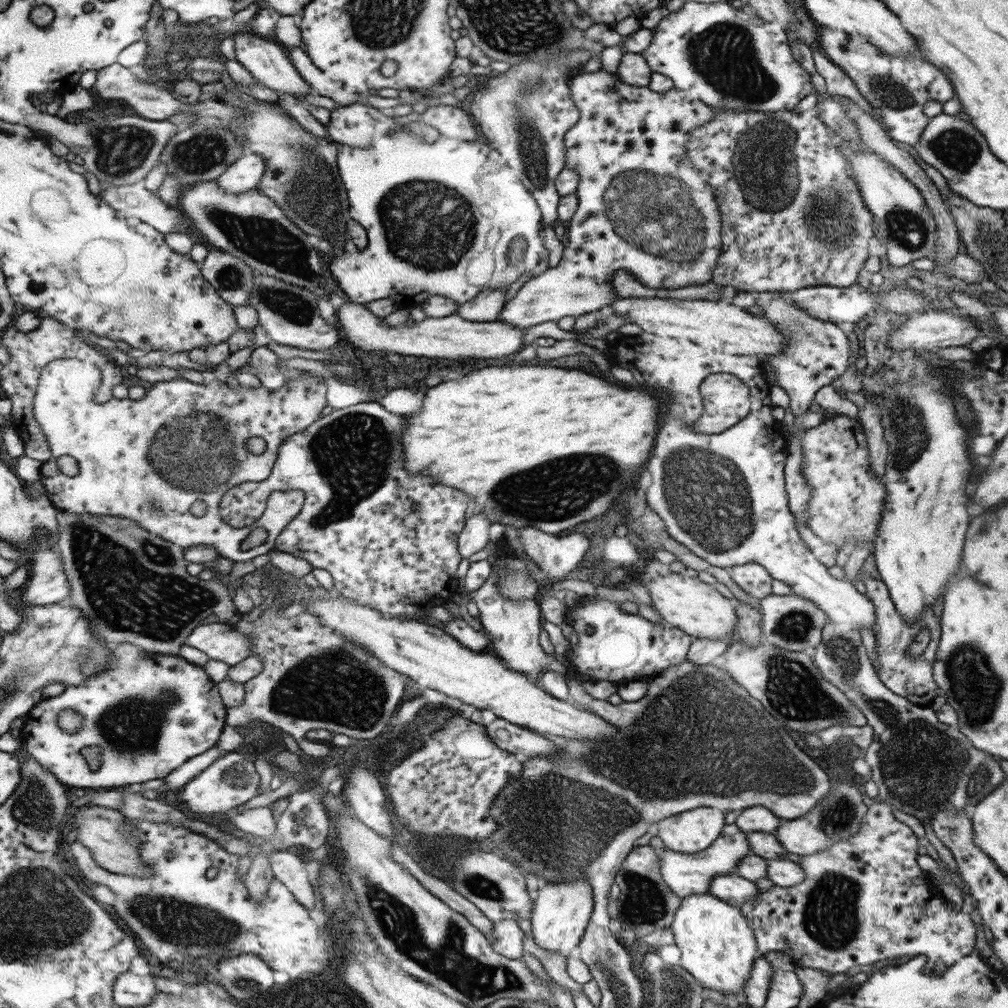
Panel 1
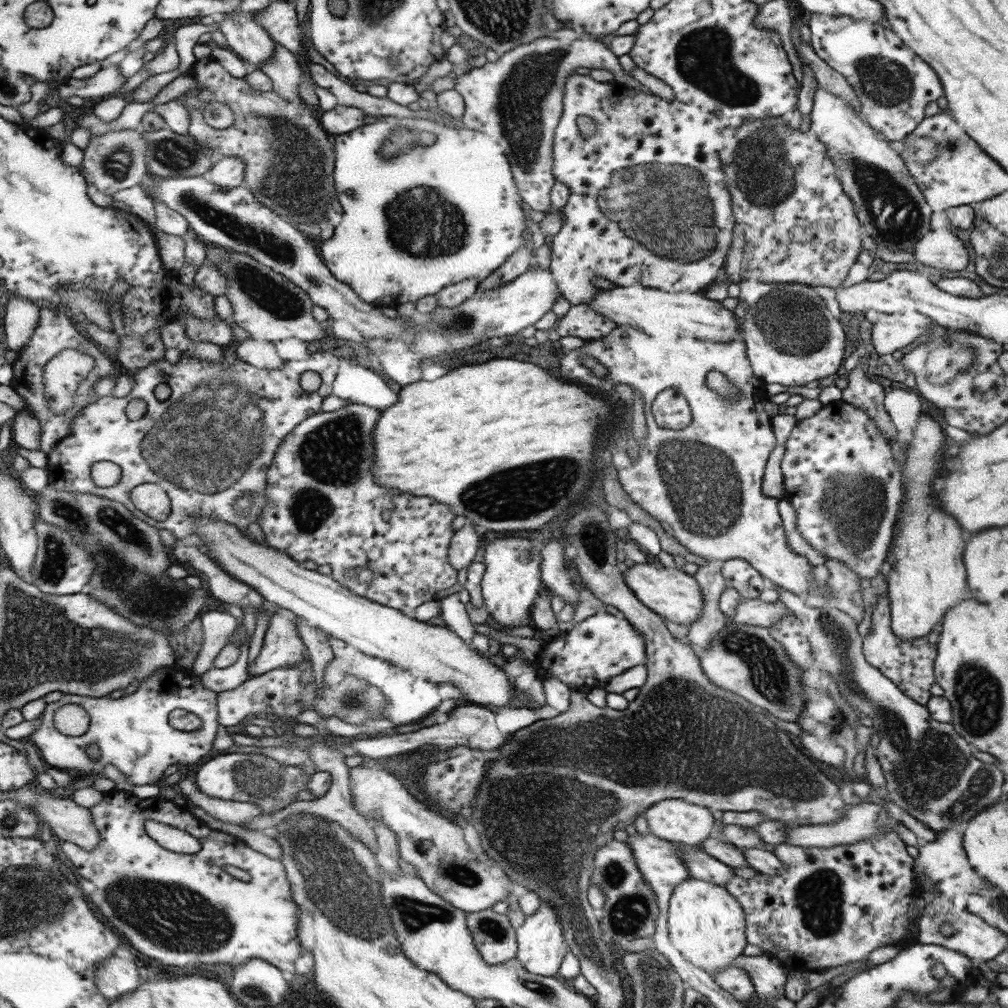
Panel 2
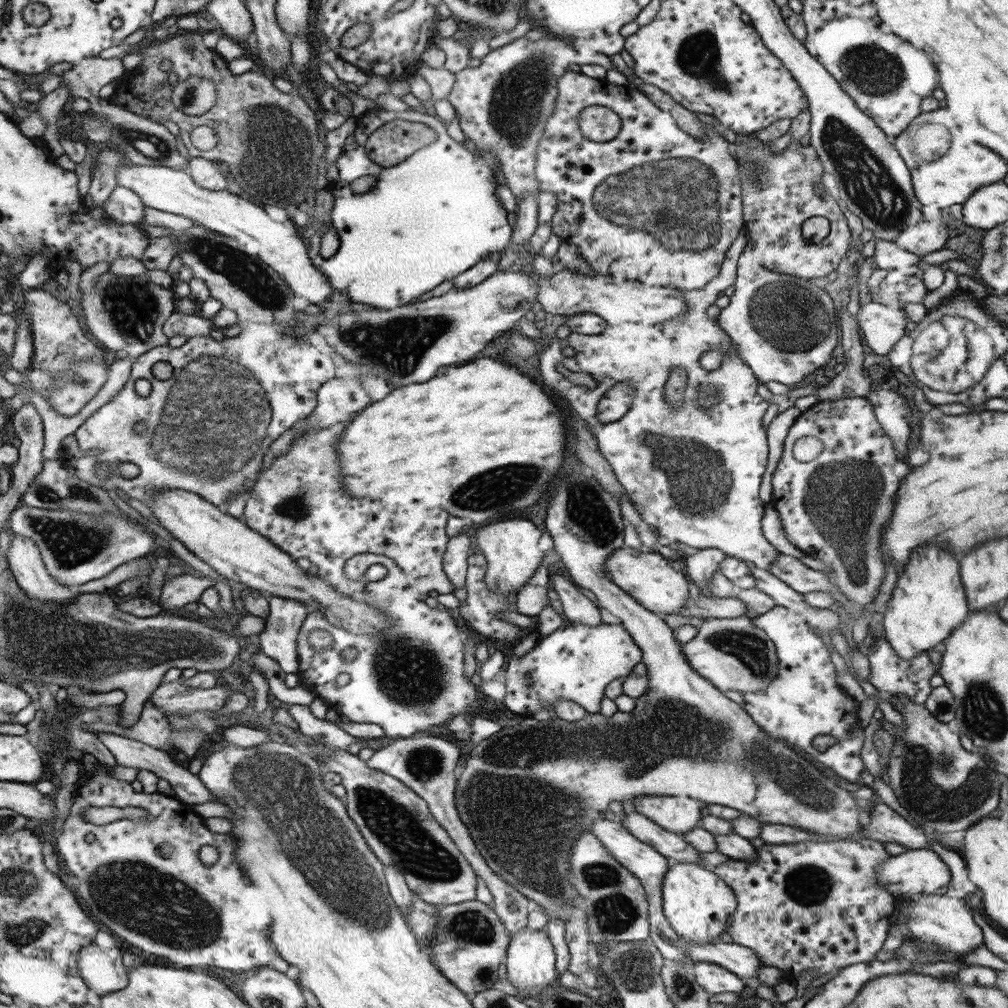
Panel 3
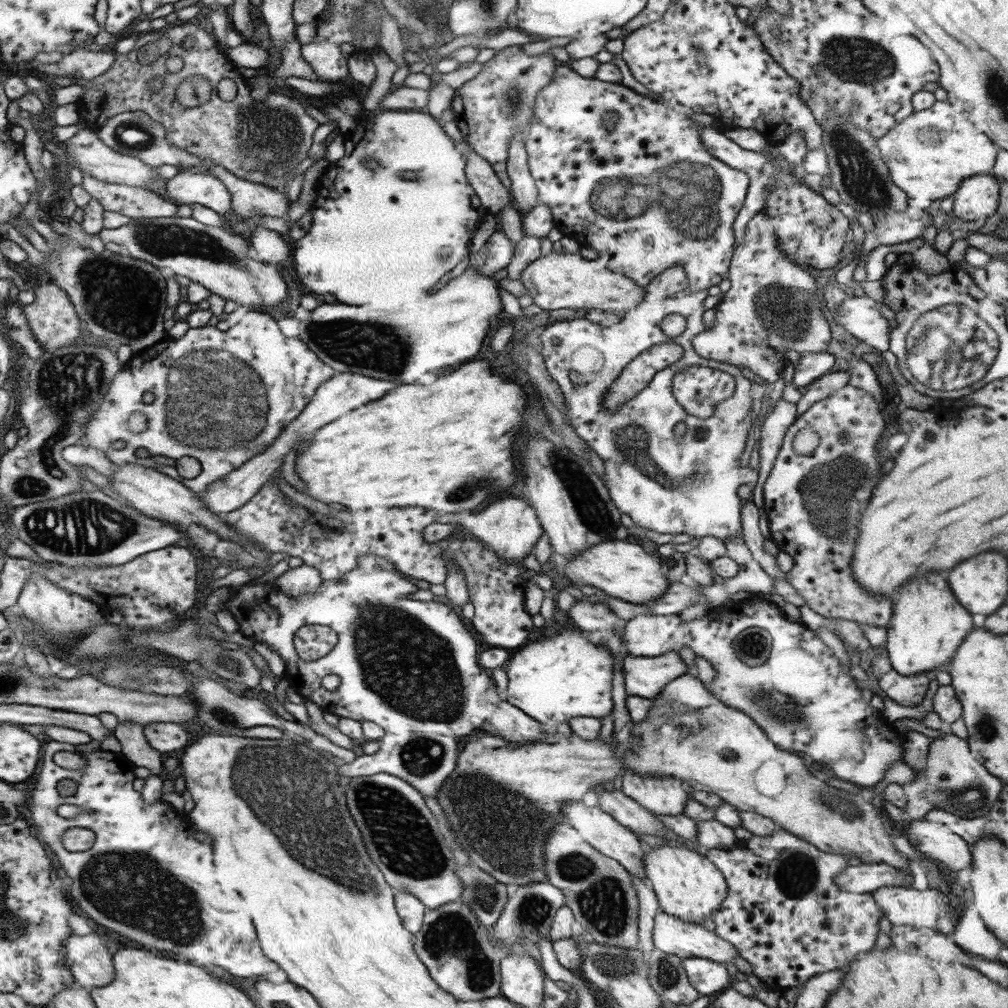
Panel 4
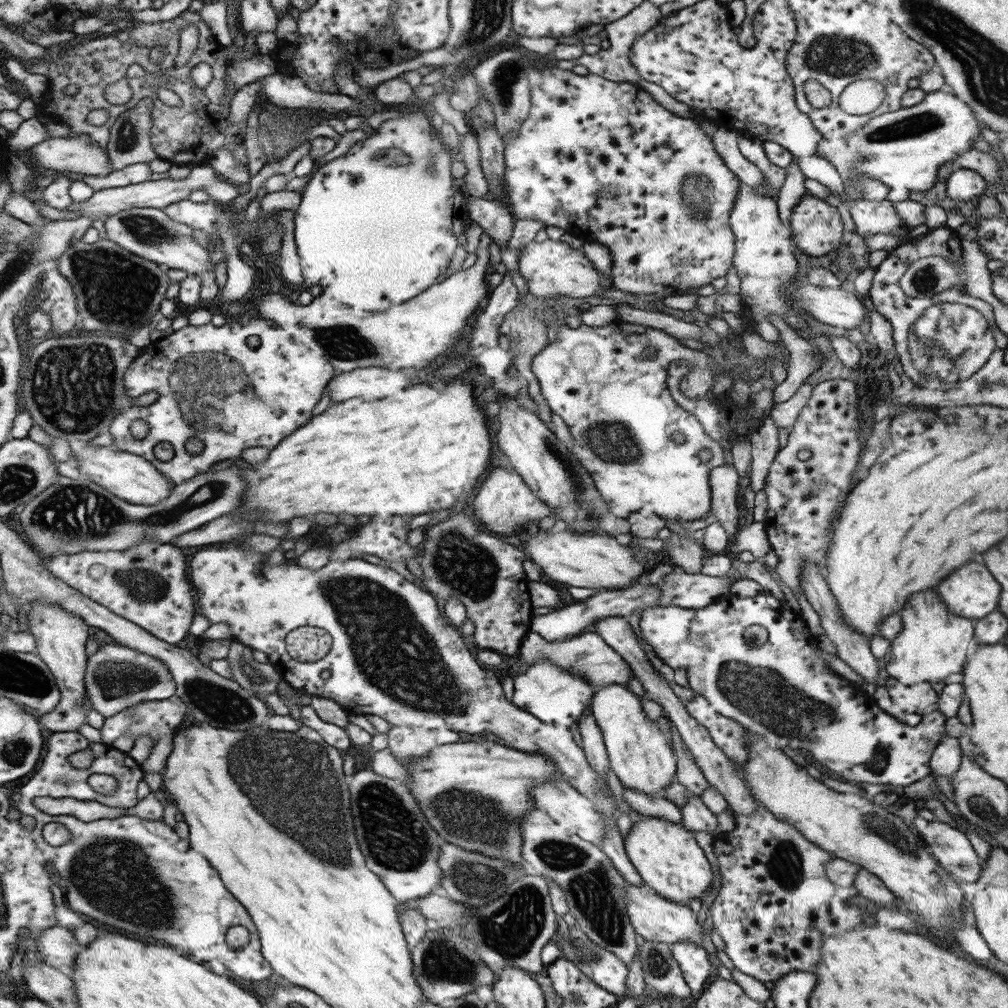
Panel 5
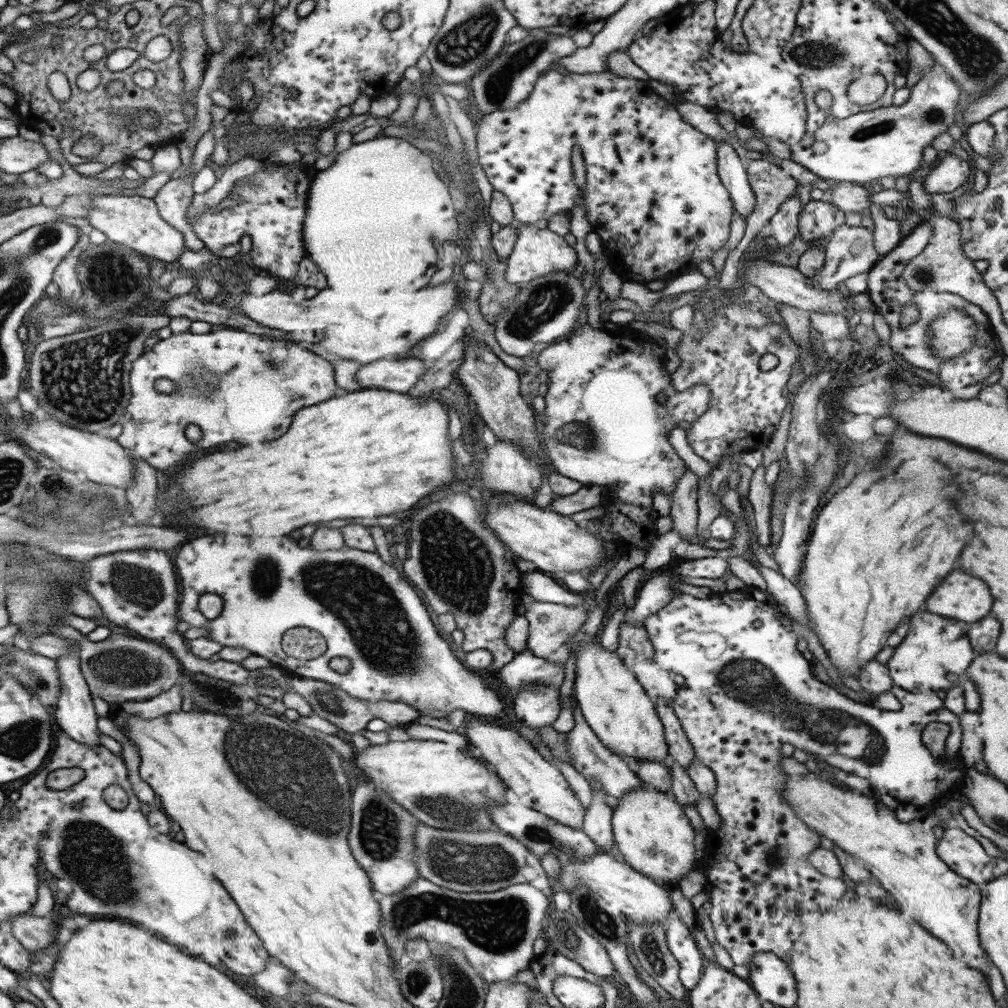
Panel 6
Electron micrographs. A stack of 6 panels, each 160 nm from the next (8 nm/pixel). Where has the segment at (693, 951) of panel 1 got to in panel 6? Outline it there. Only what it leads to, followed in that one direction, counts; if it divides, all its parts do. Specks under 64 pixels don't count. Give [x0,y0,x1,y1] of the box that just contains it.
[611,783,693,887]

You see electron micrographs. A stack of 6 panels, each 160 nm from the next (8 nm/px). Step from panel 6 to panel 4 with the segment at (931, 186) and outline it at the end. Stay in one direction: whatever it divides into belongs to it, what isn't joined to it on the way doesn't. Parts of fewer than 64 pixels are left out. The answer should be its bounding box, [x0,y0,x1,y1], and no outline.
[953,174,999,228]

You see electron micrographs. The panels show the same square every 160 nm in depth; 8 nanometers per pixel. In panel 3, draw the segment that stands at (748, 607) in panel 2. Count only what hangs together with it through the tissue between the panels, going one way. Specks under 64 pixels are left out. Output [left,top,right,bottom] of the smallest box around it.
[680,584,745,619]

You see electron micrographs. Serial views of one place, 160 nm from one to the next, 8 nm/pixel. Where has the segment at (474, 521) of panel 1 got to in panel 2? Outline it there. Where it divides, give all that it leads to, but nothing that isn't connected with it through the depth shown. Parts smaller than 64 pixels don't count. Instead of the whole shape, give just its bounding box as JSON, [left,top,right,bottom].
[446,522,484,571]

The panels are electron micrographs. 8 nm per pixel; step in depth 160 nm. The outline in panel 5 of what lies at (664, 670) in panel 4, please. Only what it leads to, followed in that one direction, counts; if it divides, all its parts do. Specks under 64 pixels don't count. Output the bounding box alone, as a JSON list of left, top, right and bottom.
[518,629,637,689]

